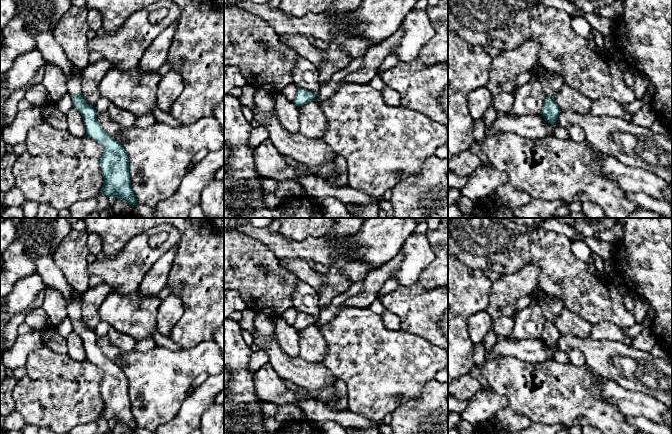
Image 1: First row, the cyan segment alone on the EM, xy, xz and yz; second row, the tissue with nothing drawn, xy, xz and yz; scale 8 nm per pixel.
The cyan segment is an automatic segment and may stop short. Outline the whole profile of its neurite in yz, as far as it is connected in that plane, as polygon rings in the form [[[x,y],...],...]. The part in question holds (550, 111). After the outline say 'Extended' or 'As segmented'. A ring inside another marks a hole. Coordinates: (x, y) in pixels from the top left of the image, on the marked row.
[[[546,97],[544,106],[540,113],[543,116],[543,118],[545,119],[545,121],[554,125],[557,121],[559,113],[560,113],[560,109],[556,104],[555,99]]]. As segmented

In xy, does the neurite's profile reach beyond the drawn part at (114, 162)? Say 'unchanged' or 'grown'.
grown

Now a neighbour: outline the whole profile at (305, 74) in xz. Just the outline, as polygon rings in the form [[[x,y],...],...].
[[[300,57],[292,70],[293,83],[298,88],[303,88],[315,94],[317,101],[321,89],[319,70],[312,62]]]

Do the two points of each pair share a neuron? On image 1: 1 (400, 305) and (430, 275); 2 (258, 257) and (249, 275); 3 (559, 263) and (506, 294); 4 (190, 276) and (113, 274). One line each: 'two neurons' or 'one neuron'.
1: two neurons
2: one neuron
3: two neurons
4: two neurons

